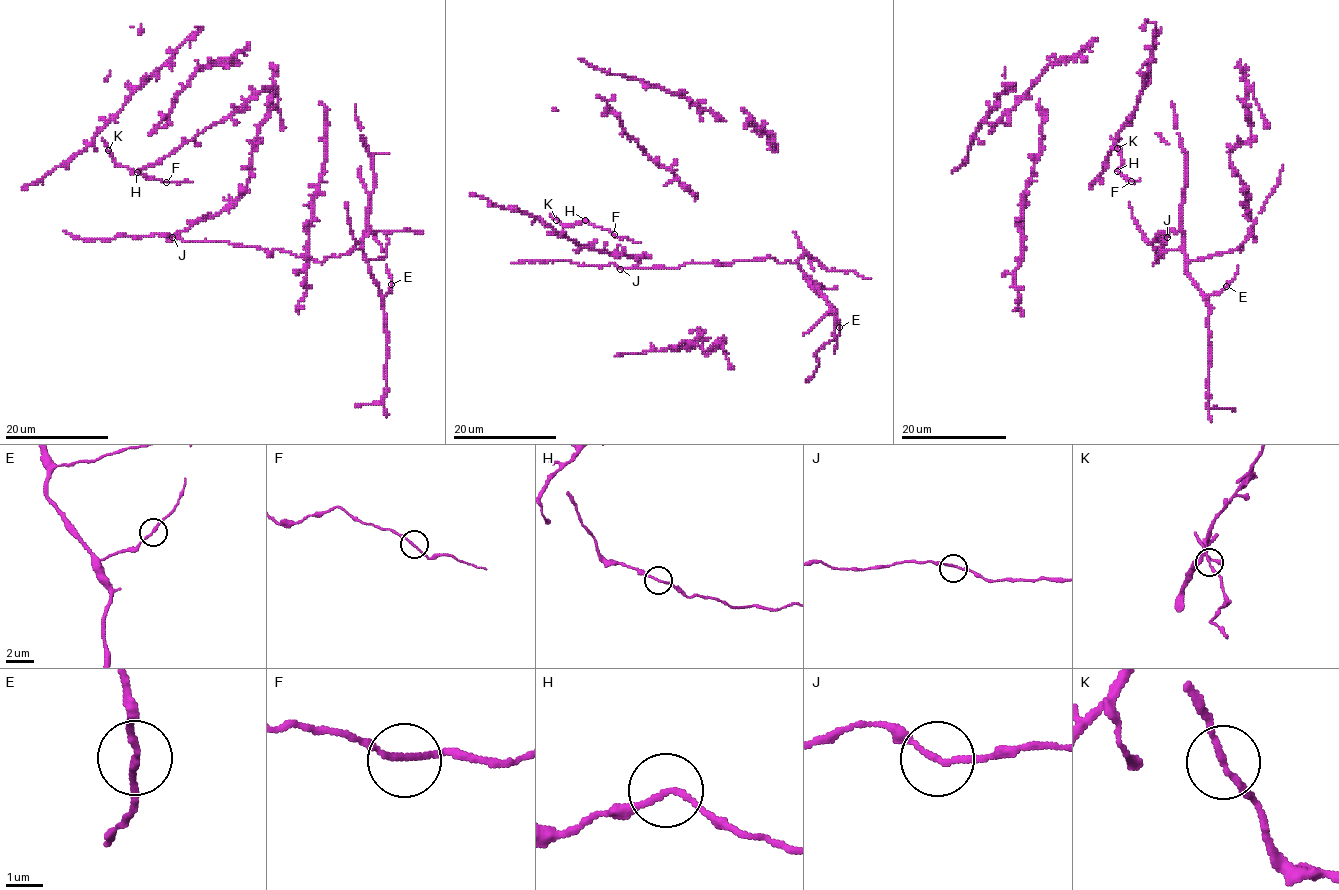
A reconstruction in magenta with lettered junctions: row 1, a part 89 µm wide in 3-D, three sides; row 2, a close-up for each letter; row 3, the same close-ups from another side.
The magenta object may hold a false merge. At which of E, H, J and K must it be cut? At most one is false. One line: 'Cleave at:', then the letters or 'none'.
Cleave at: none

